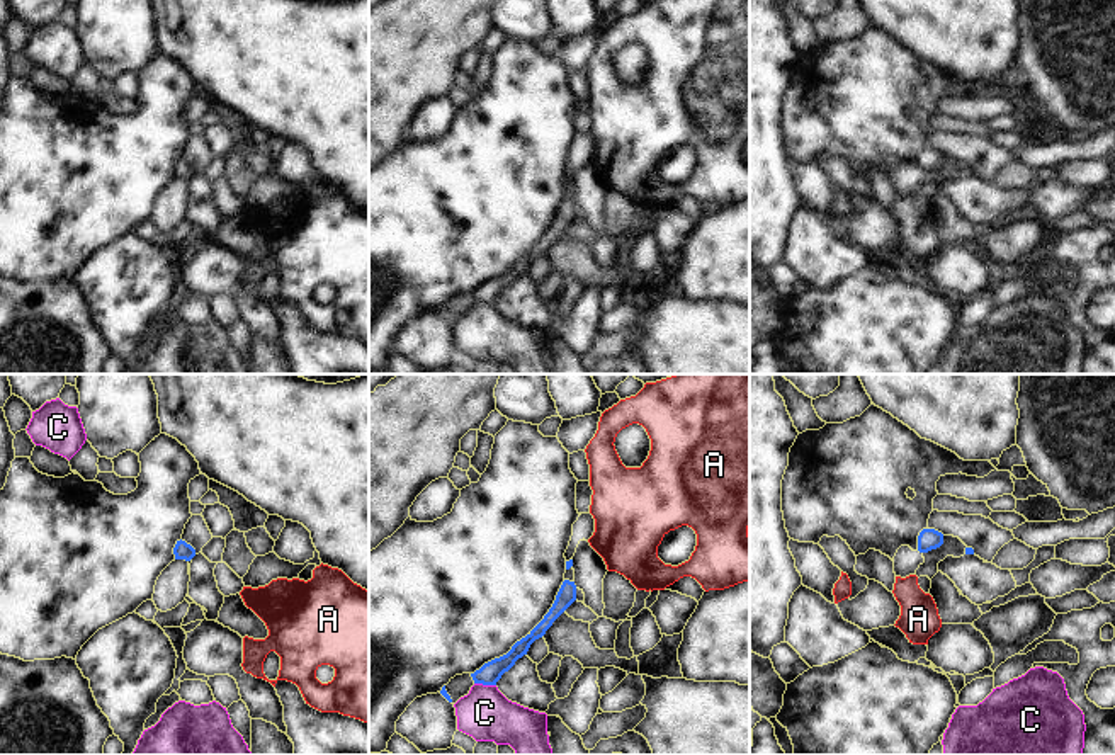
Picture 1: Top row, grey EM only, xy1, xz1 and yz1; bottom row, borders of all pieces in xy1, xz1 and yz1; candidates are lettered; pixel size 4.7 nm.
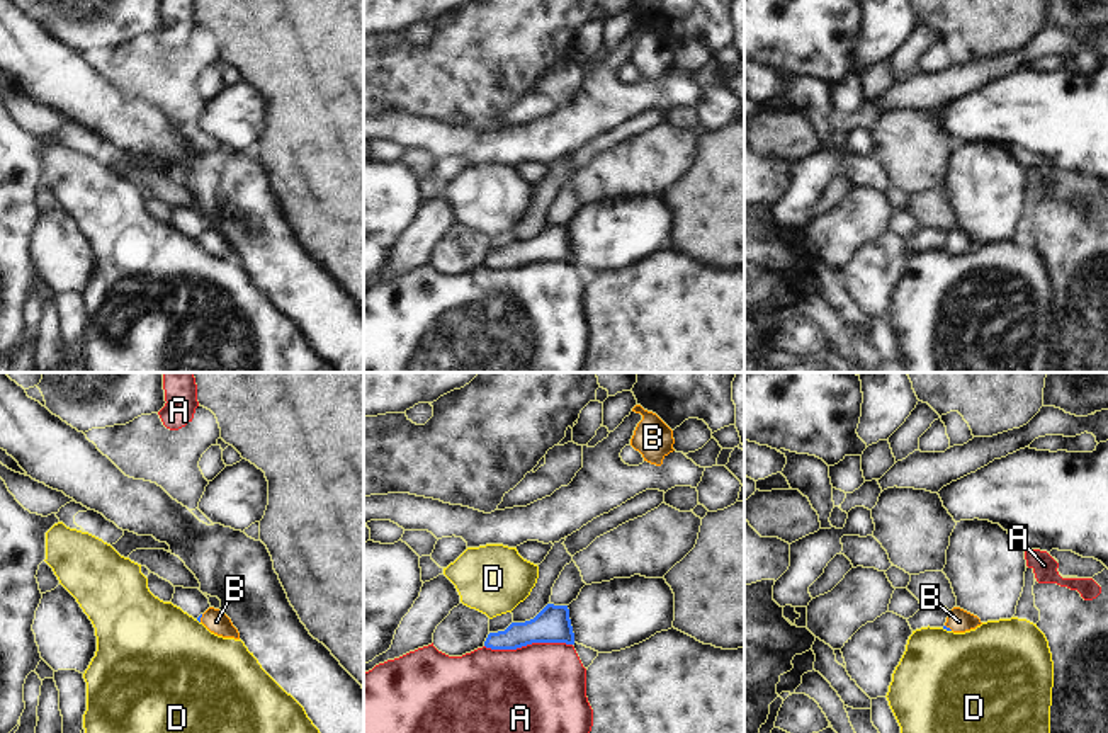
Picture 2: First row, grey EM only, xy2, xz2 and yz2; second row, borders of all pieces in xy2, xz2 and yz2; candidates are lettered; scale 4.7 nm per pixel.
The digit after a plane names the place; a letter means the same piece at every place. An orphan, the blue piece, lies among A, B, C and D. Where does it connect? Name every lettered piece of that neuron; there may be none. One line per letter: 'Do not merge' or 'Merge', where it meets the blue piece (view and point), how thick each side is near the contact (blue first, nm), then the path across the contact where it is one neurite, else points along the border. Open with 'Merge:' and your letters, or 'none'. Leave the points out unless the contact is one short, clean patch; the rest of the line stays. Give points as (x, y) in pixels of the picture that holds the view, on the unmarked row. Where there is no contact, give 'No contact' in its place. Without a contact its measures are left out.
Merge: B
A: Do not merge. Touches blue at xz2 (527, 262). Thickness 170 nm (blue) against 480 nm
B: Merge. Touches blue at xy2 (201, 235). Thickness 20 nm (blue) against 110 nm. Path across: xy2 (201, 233), (201, 235), (216, 240)
C: Do not merge. Touches blue at xz1 (485, 303). Thickness 100 nm (blue) against 240 nm. Boundary: xz1 (475, 301), (495, 305)
D: Do not merge. Touches blue at yz2 (947, 249). Thickness 20 nm (blue) against 480 nm. Boundary: yz2 (942, 247), (950, 250).

